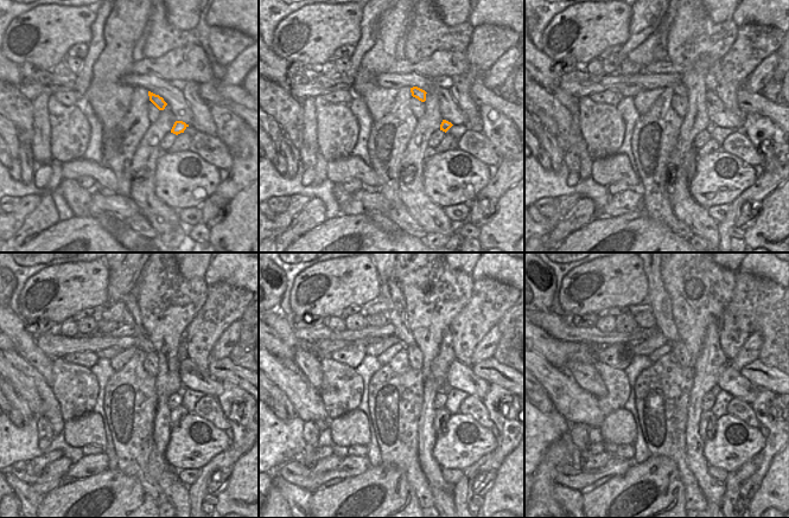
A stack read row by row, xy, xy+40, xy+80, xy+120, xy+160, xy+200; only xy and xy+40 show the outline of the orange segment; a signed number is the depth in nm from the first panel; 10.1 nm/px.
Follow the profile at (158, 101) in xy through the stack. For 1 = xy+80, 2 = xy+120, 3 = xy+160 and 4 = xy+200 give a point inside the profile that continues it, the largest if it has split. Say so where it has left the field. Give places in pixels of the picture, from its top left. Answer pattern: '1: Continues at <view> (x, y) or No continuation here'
1: Continues at xy+80 (680, 89)
2: Continues at xy+120 (131, 315)
3: Continues at xy+160 (390, 292)
4: Continues at xy+200 (661, 305)

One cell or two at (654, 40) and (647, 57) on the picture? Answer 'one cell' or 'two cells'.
one cell

